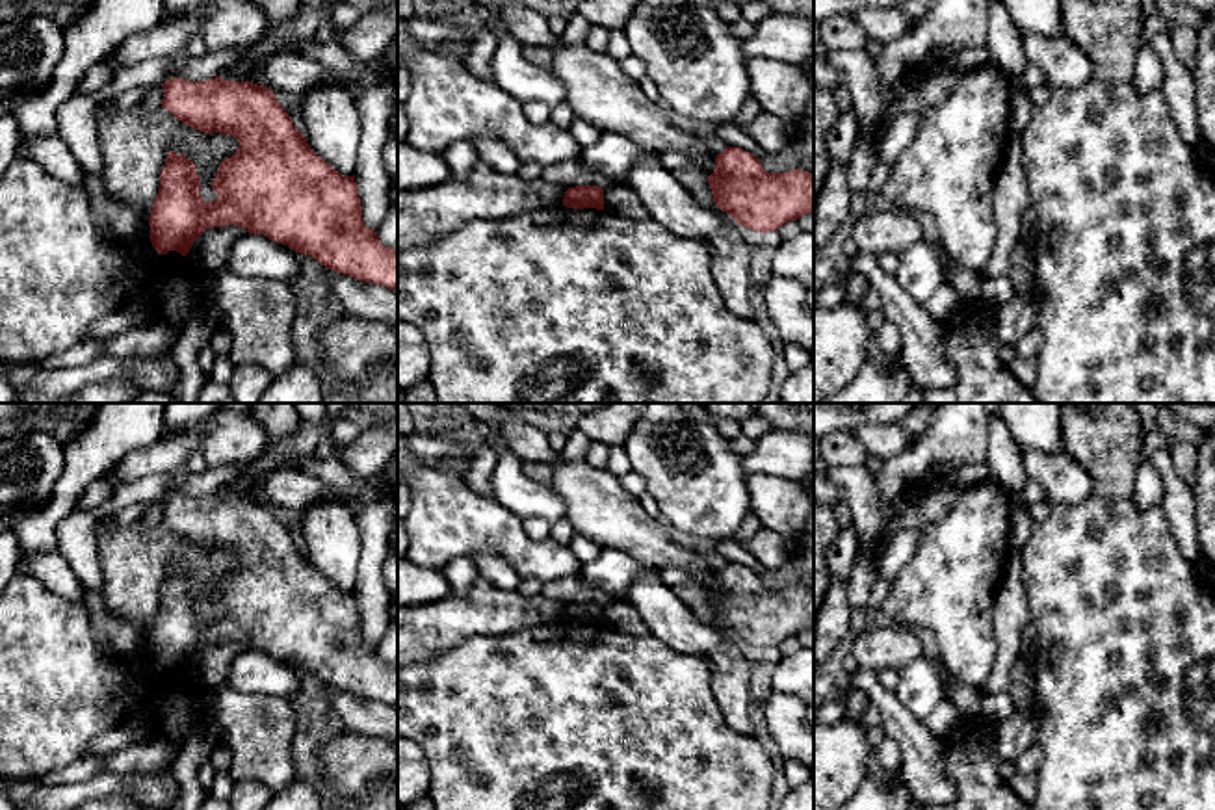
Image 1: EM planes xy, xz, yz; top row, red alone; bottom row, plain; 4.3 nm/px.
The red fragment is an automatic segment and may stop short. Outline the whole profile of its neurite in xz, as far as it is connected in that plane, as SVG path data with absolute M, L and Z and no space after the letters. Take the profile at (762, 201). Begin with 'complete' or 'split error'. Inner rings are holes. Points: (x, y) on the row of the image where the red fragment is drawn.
complete; M739 147L717 154L715 171L706 178L717 208L754 232L773 232L814 214L814 173L767 173L756 156Z

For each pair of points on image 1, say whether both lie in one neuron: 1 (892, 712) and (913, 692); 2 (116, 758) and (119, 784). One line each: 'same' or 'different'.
1: different
2: different

